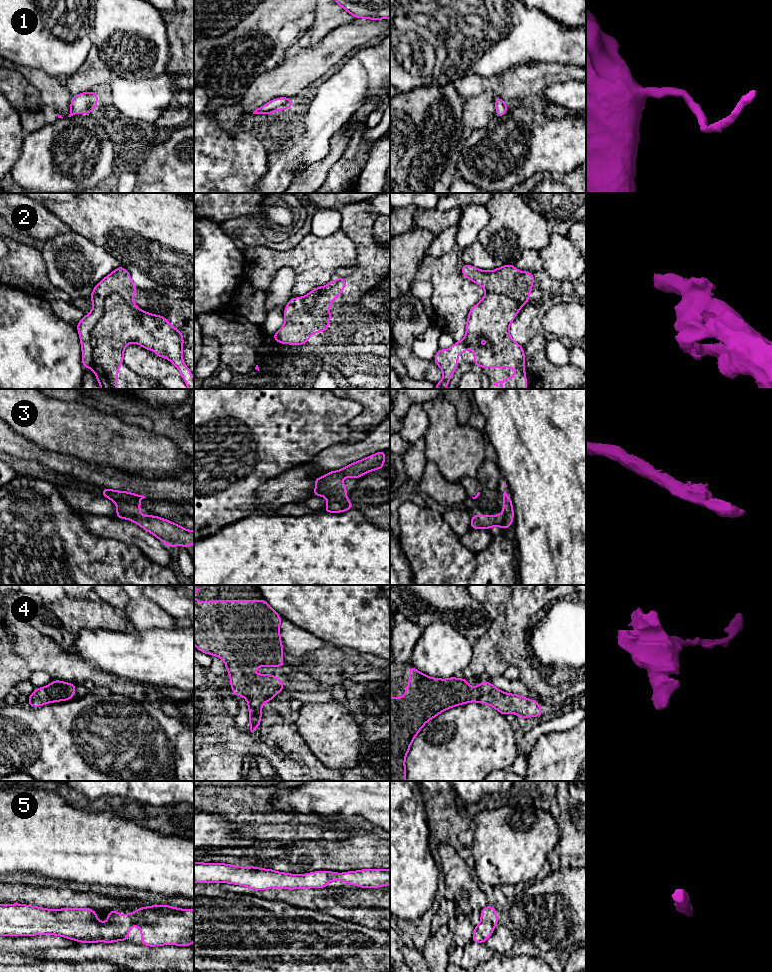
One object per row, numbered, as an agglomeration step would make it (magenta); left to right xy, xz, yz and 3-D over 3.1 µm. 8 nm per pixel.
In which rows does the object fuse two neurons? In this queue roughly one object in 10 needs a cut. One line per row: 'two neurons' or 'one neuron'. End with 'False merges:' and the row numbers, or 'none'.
1: one neuron
2: two neurons
3: one neuron
4: one neuron
5: one neuron
False merges: 2

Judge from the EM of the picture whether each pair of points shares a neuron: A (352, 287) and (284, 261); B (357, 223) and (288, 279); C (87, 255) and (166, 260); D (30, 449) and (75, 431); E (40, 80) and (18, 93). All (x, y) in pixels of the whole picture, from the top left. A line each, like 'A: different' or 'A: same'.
A: different
B: different
C: different
D: different
E: different

